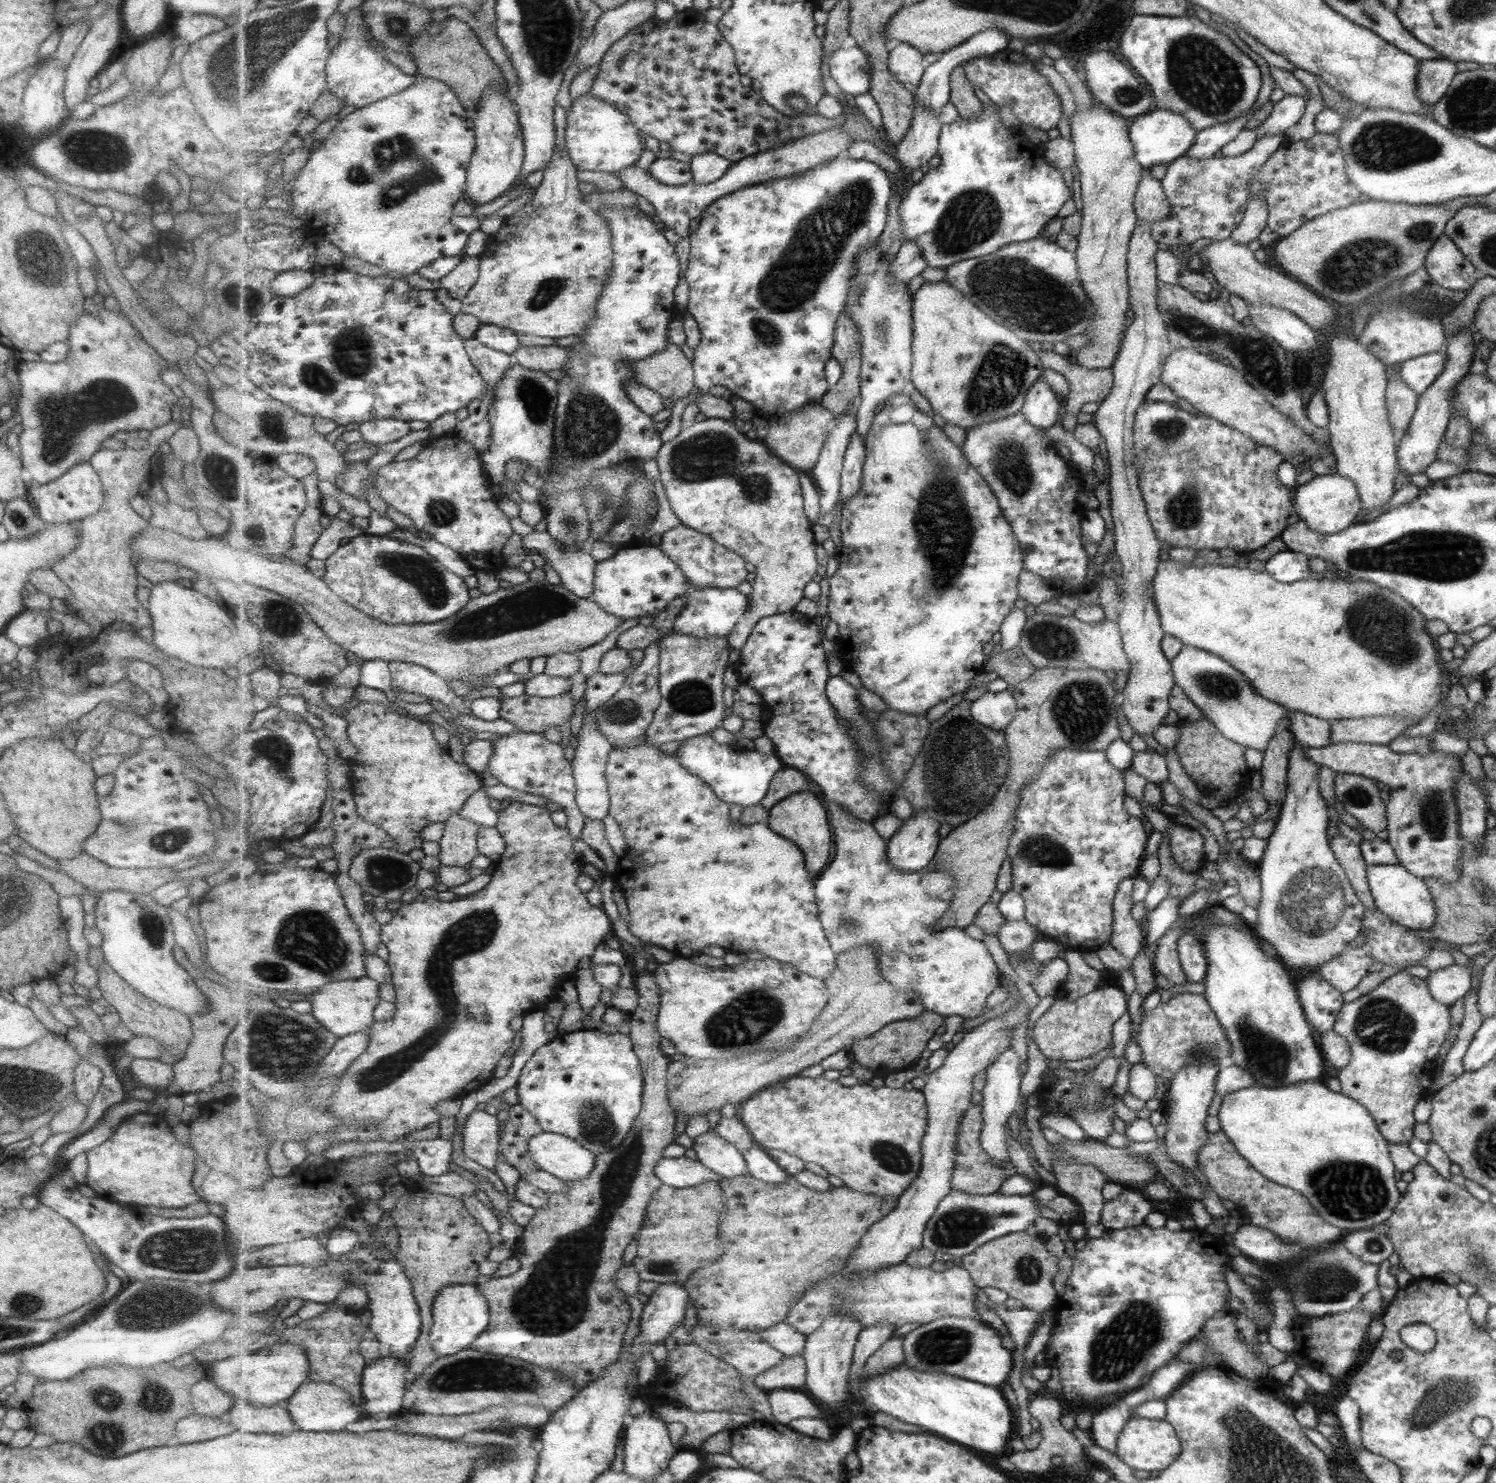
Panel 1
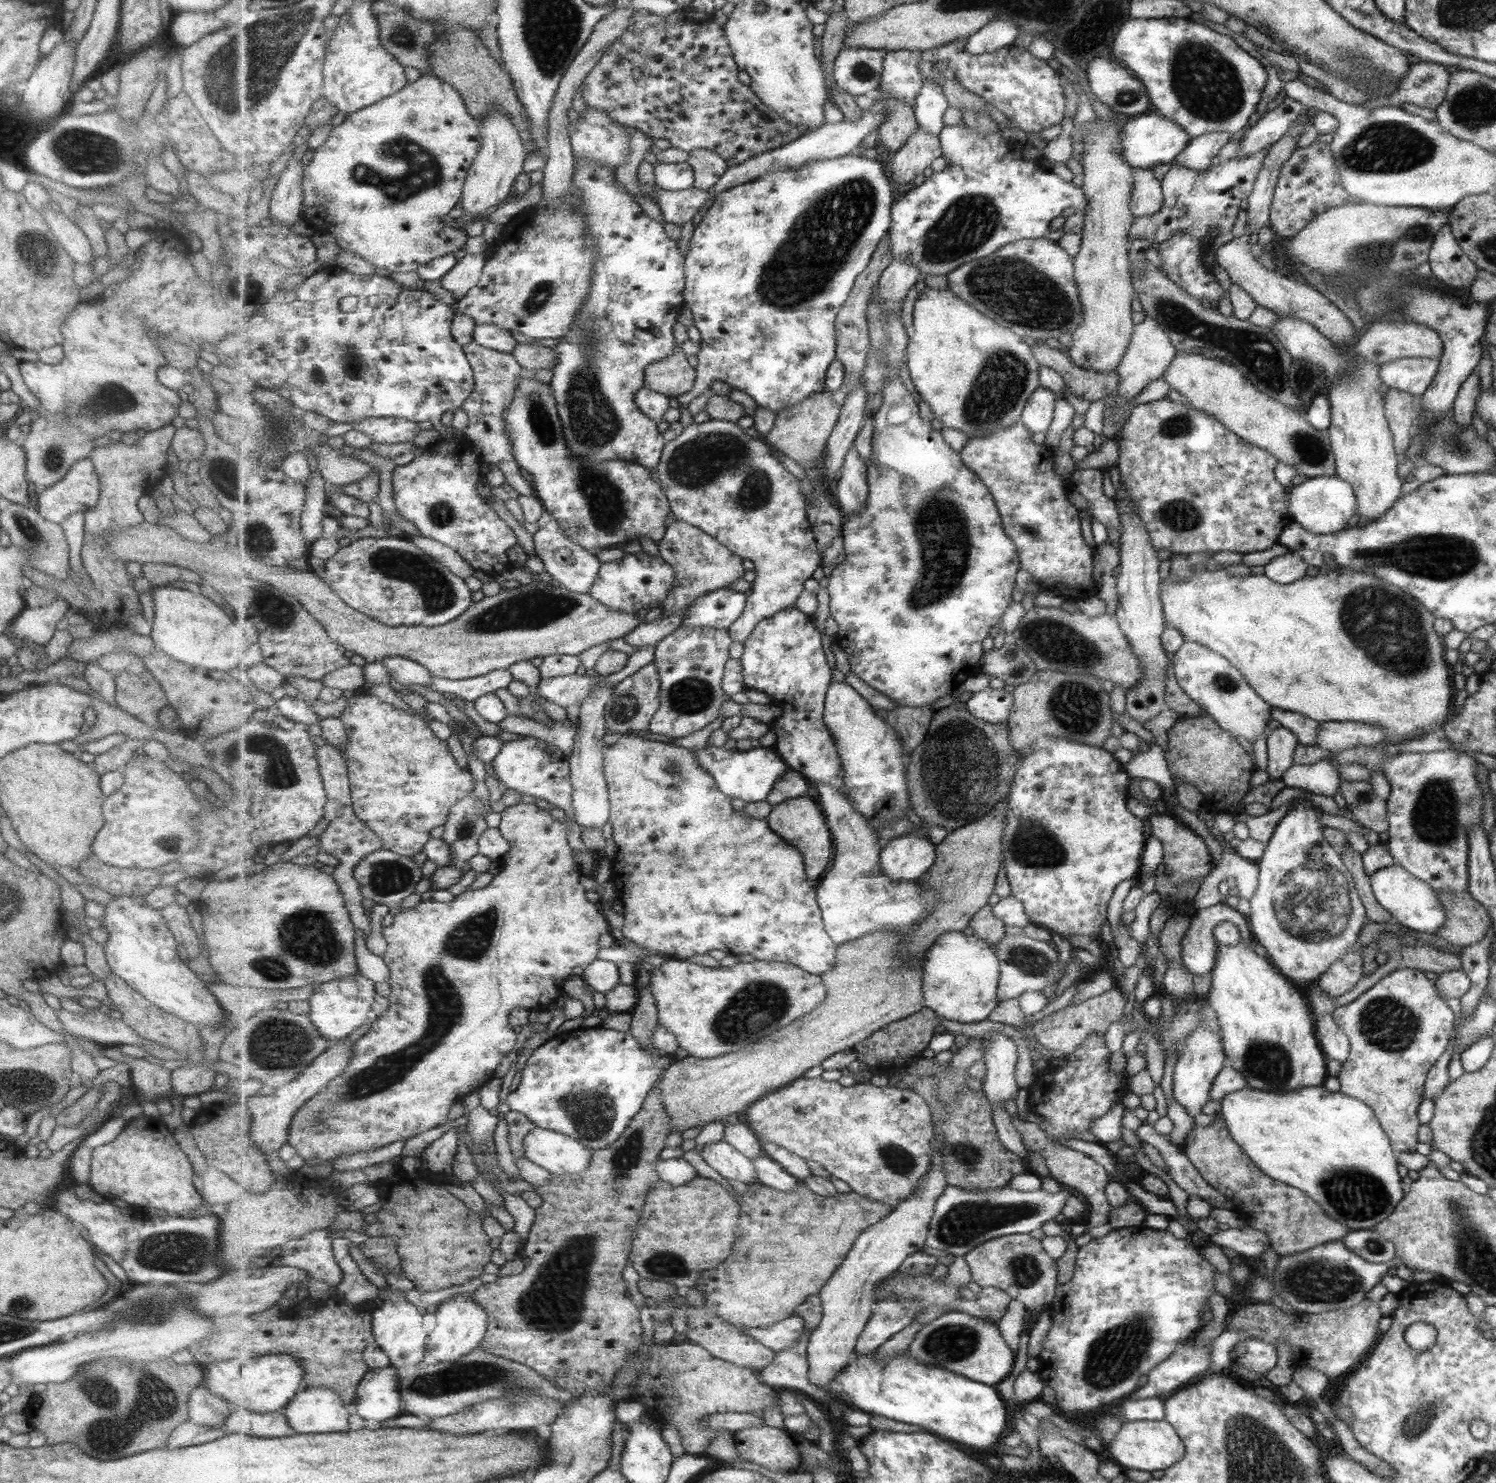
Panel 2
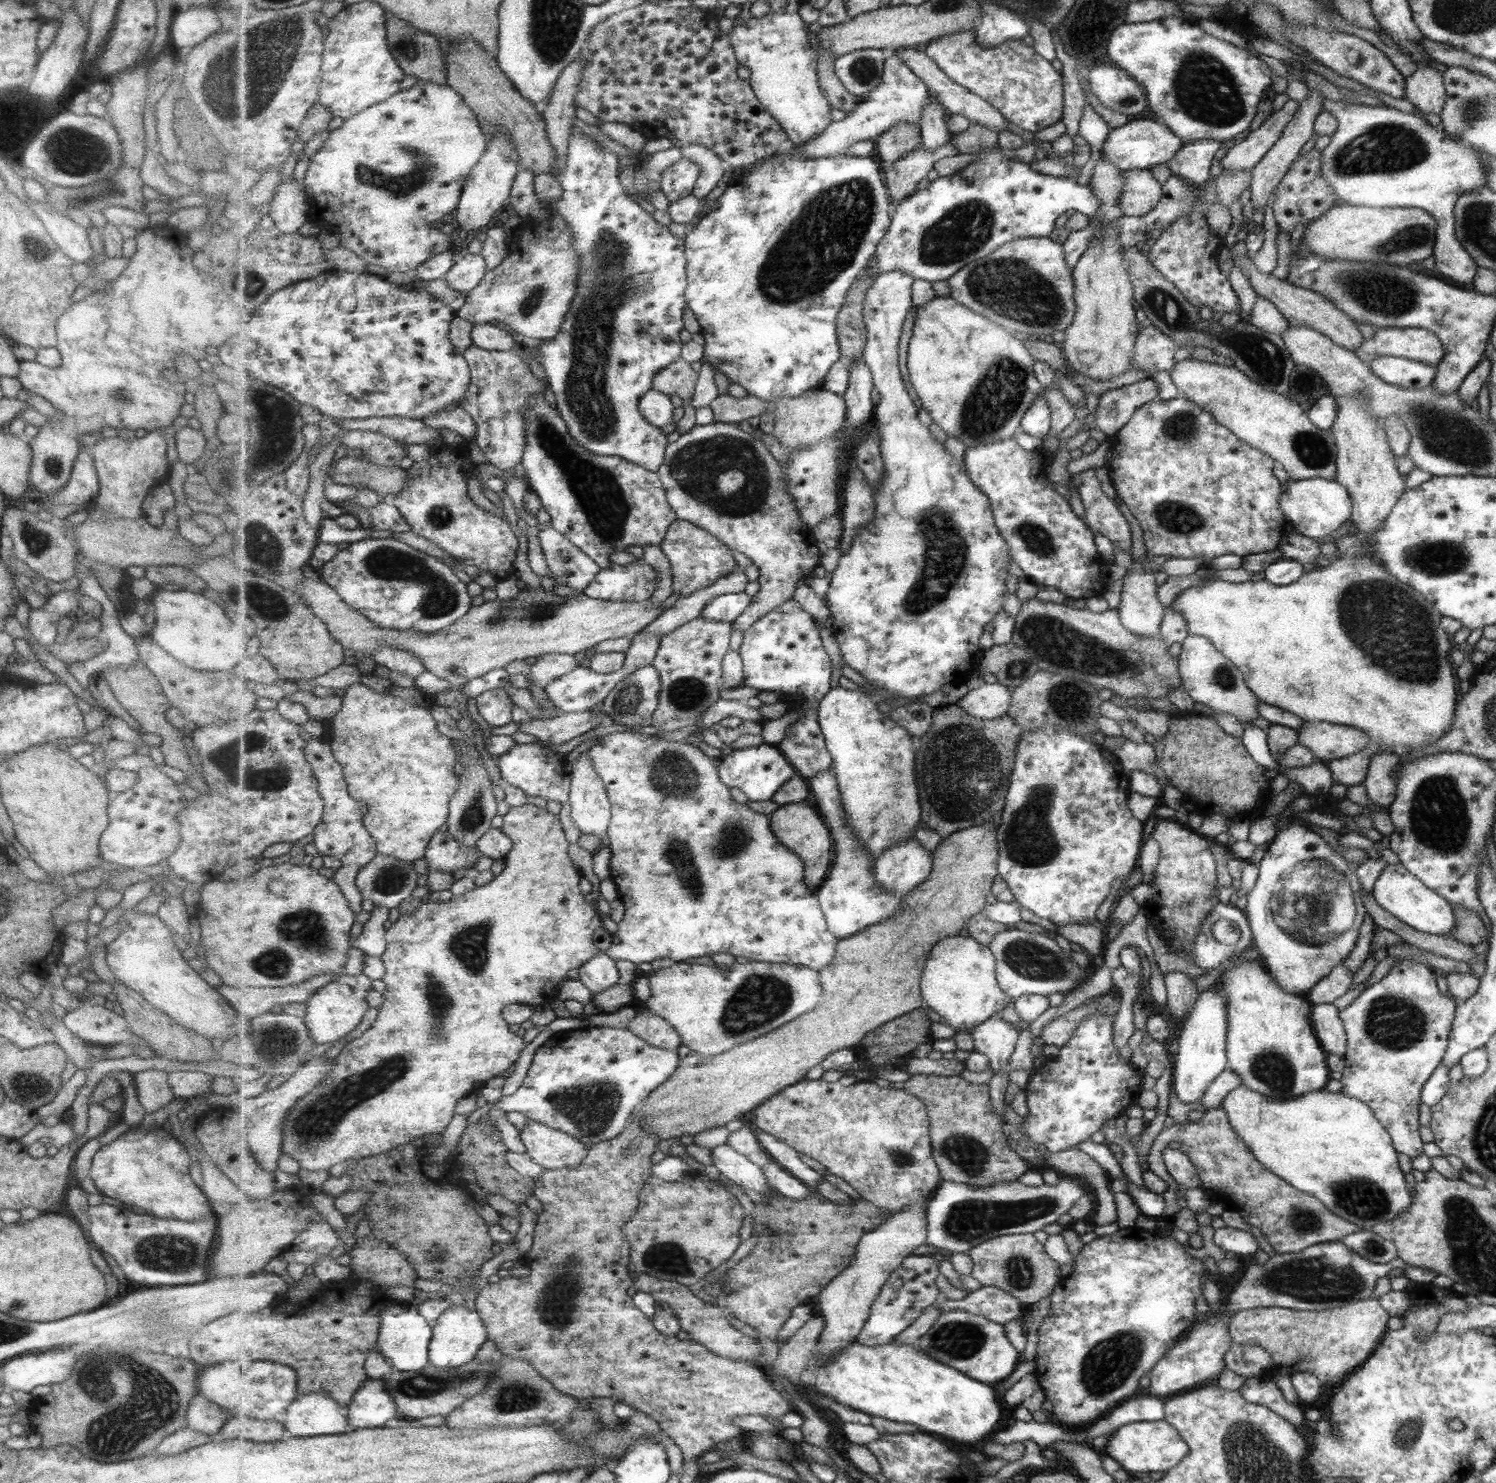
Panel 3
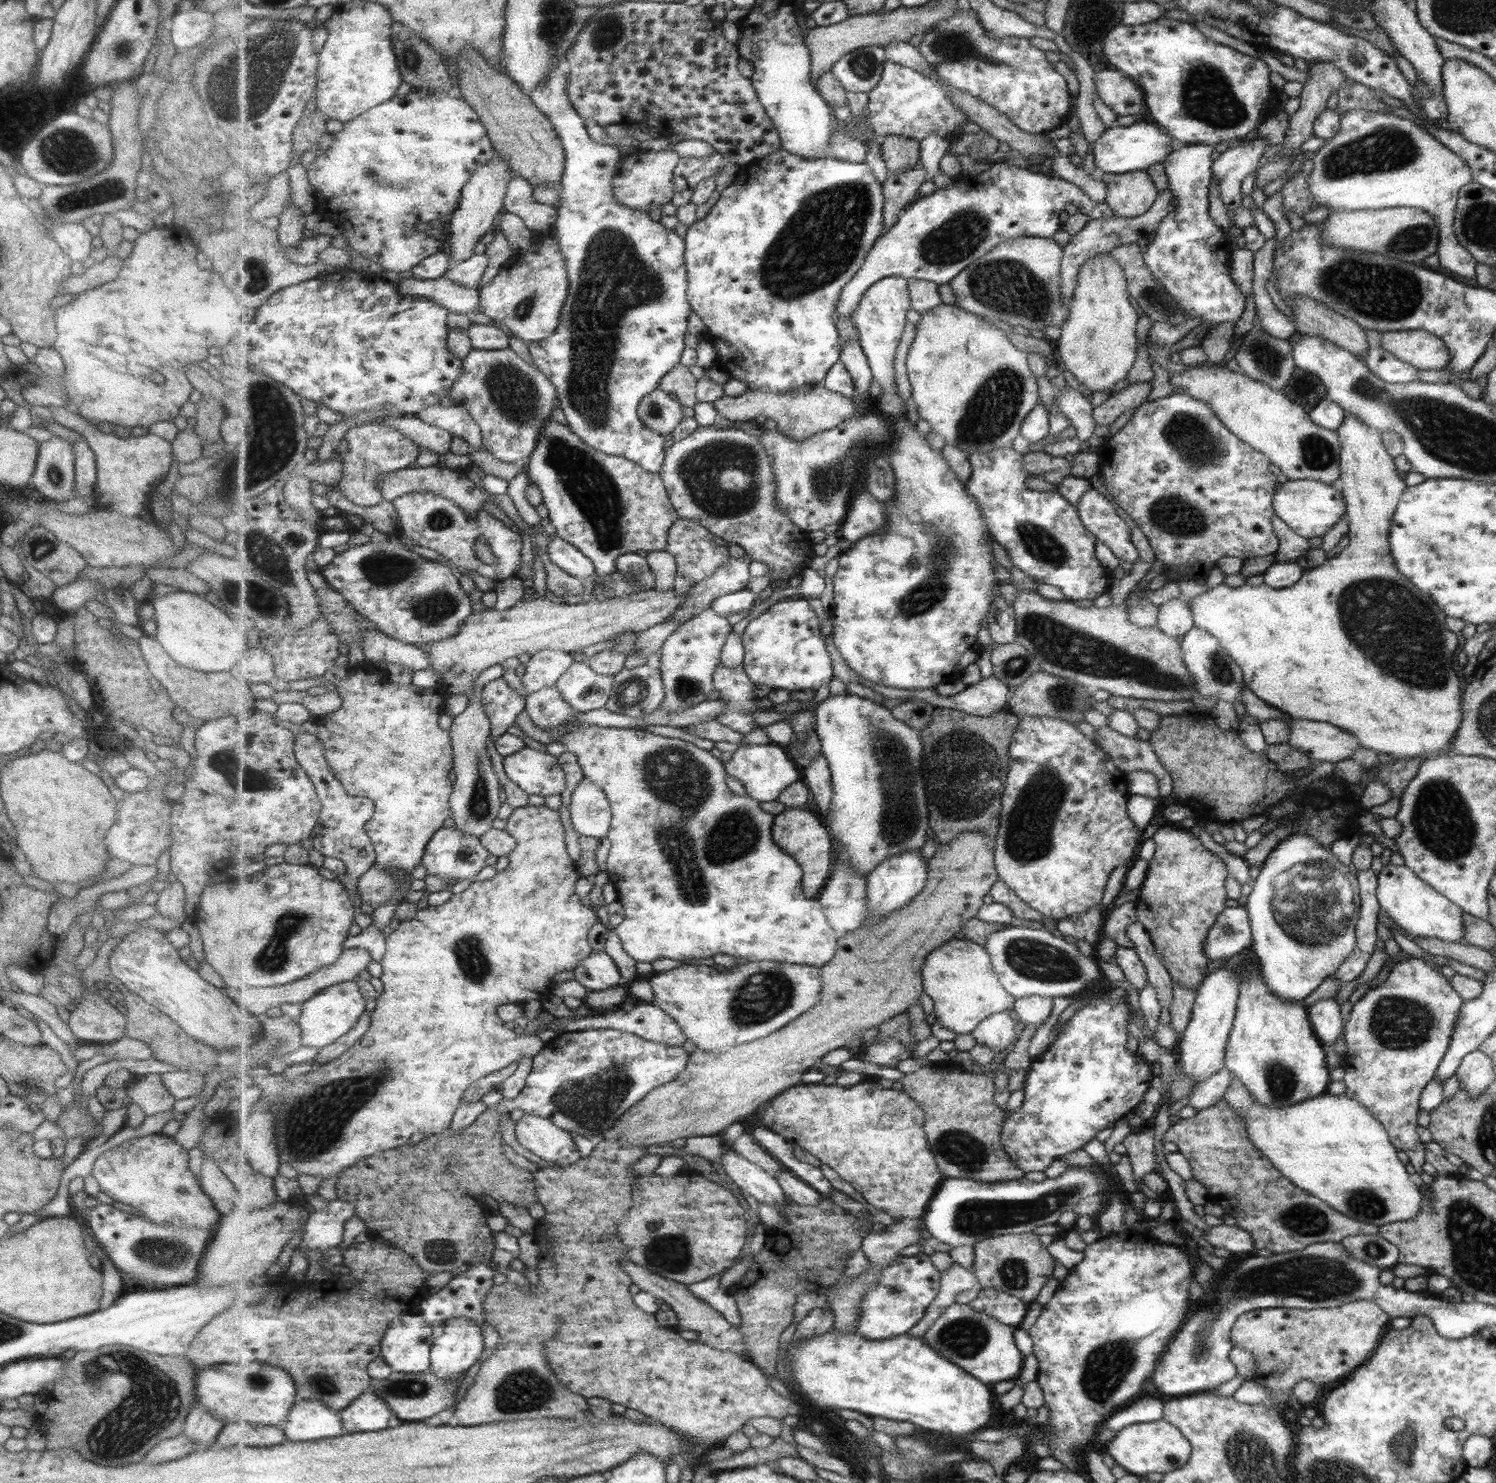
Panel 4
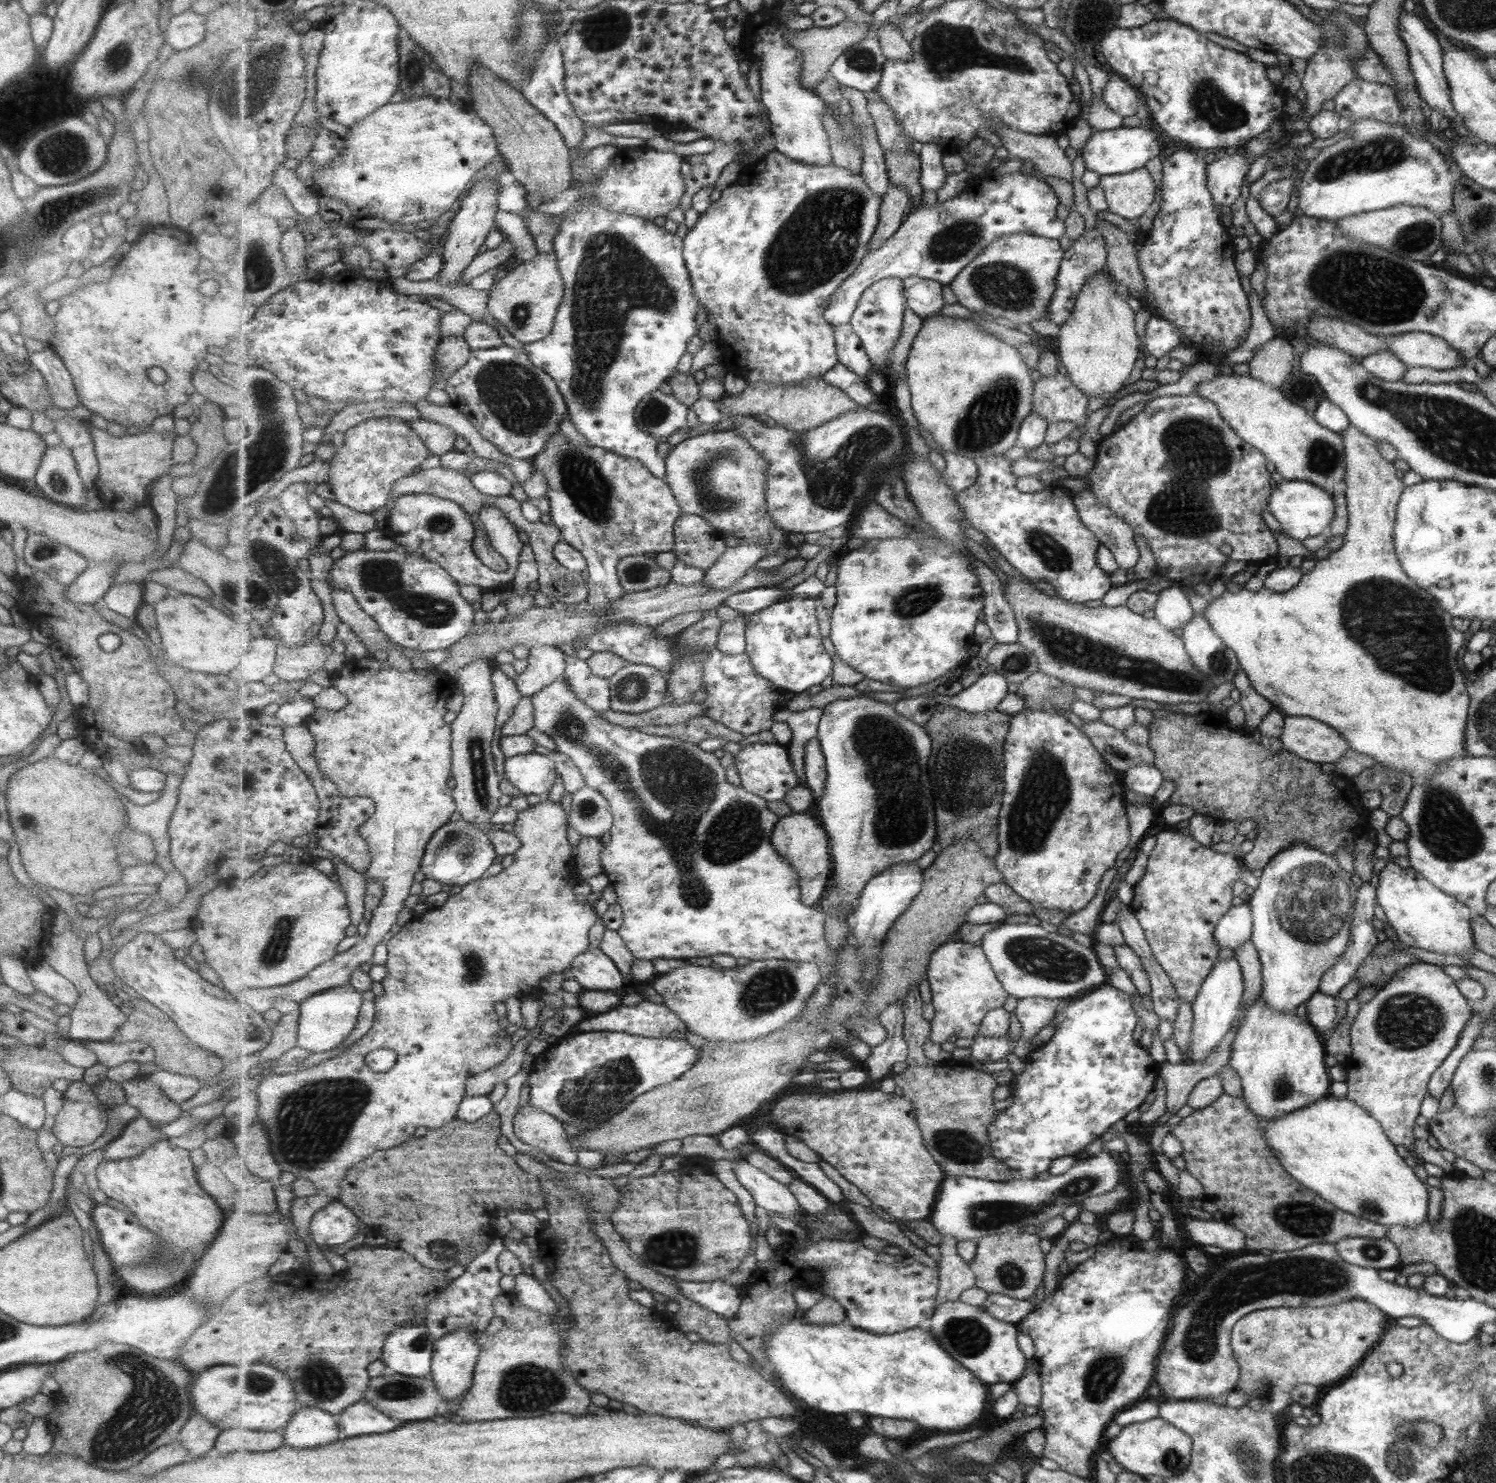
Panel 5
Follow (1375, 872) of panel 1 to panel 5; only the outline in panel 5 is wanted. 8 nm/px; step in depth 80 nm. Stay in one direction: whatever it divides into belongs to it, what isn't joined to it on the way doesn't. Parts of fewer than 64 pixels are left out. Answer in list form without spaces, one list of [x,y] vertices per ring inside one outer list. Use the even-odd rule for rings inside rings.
[[[1392,860],[1385,864],[1378,873],[1376,903],[1383,910],[1397,938],[1407,947],[1458,956],[1475,951],[1471,908],[1461,904],[1456,897],[1441,892],[1436,885],[1429,884],[1429,881],[1411,867],[1401,868]]]

